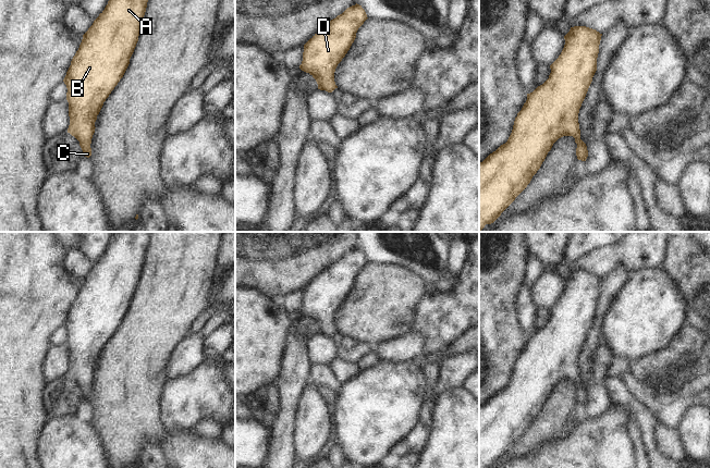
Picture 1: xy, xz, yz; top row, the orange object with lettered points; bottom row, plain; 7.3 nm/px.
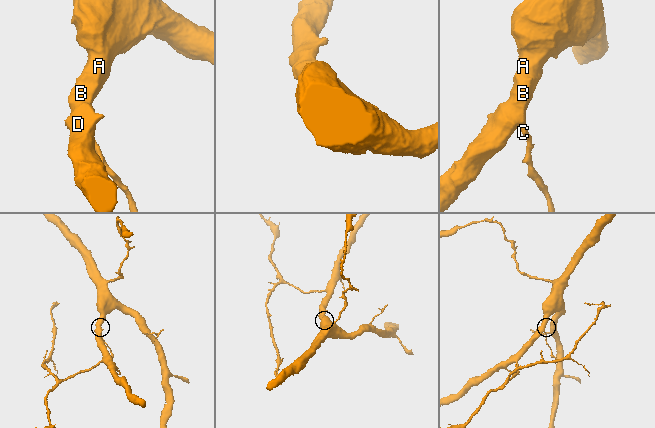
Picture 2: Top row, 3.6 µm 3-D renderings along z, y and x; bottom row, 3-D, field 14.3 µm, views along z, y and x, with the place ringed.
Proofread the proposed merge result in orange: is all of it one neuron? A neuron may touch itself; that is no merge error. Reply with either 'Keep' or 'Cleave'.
Keep

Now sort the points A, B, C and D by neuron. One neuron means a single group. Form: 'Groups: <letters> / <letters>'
Groups: A B C D

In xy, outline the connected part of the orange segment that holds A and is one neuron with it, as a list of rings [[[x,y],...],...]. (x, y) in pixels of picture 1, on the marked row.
[[[109,0],[105,10],[94,21],[93,25],[83,35],[78,50],[71,61],[71,65],[63,79],[66,85],[66,100],[69,102],[70,125],[68,133],[74,136],[83,150],[83,156],[91,156],[91,138],[95,133],[95,122],[103,102],[123,77],[130,59],[134,52],[142,29],[143,19],[148,0]]]

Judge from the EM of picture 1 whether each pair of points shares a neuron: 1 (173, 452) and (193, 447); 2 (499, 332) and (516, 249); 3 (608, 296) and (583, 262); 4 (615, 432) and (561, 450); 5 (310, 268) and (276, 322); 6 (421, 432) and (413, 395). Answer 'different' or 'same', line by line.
1: same
2: same
3: different
4: same
5: different
6: different

